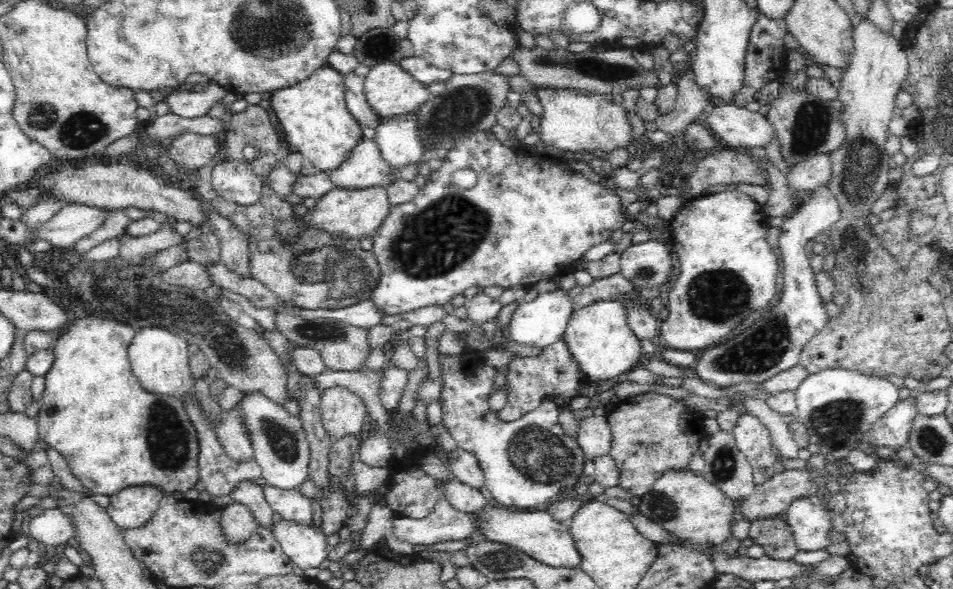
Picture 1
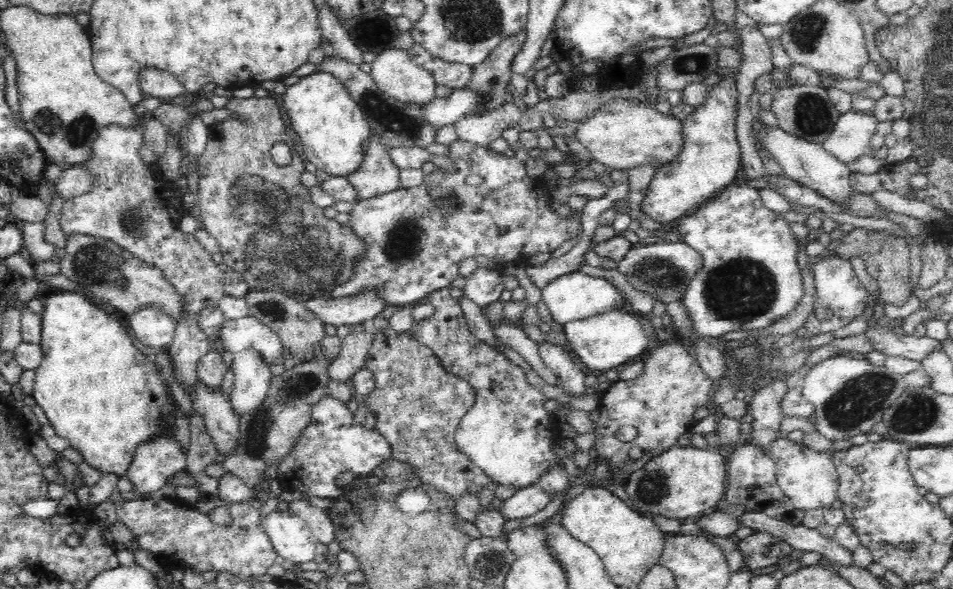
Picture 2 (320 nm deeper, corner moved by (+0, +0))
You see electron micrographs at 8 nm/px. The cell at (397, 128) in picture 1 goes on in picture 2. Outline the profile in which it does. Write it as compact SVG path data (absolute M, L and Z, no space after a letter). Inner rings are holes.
M463 87L454 89L448 97L434 97L421 105L424 123L437 130L448 124L454 125L459 118L467 115L478 99L475 92L463 90Z

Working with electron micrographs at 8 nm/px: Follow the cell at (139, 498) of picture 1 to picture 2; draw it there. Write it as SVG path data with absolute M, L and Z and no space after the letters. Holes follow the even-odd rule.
M160 434L156 440L138 446L132 466L125 474L131 482L129 497L155 496L170 476L185 470L186 454L174 434Z

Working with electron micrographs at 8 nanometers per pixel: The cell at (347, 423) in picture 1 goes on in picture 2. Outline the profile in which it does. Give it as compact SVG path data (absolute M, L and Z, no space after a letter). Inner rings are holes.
M364 323L350 327L350 336L341 339L341 350L328 368L332 380L349 385L354 374L364 368L375 335Z

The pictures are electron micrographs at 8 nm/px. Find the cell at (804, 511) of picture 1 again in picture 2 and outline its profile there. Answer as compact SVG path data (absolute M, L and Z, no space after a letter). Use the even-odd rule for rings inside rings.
M775 438L766 448L767 454L775 462L777 483L796 508L804 510L830 509L836 502L839 487L837 468L833 455L828 451L816 452L802 442L792 442L788 438Z

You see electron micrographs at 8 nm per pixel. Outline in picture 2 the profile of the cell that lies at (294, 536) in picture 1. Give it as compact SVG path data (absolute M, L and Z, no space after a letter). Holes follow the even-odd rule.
M276 509L266 516L264 530L281 559L296 564L314 561L318 542L300 517Z

